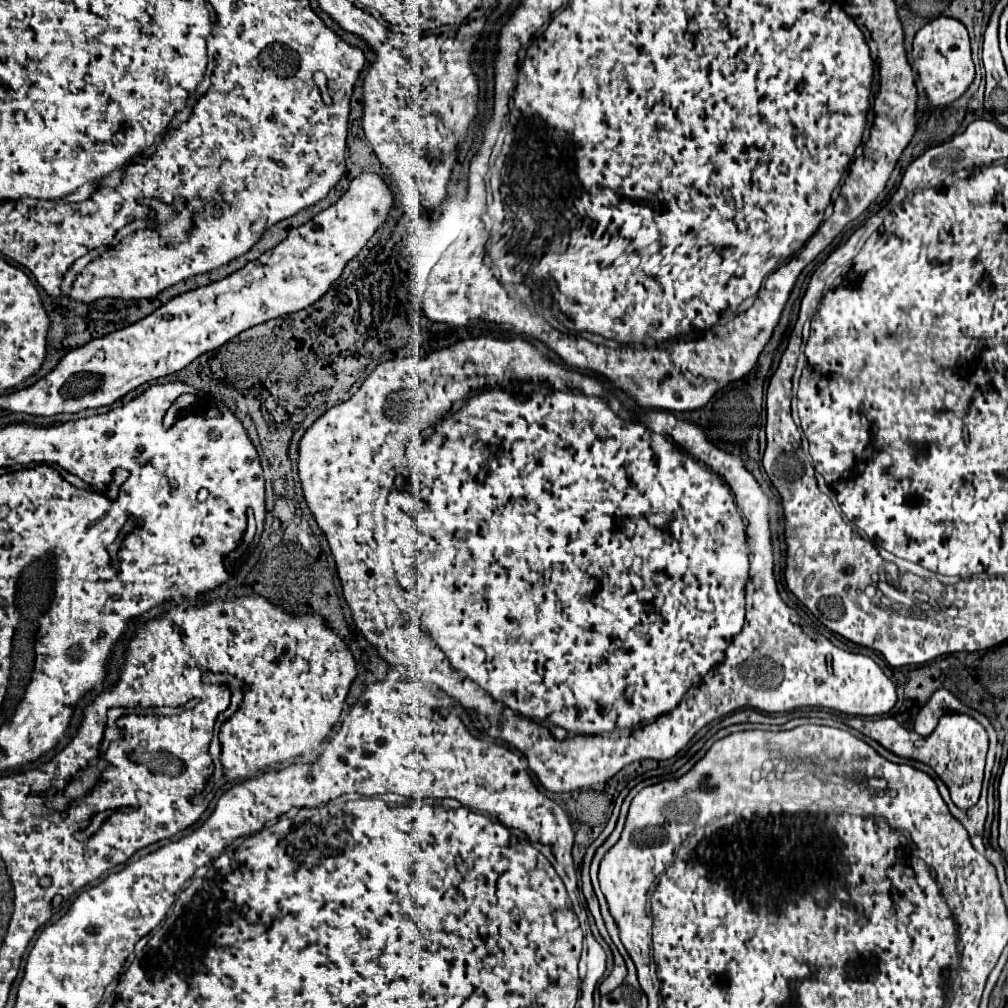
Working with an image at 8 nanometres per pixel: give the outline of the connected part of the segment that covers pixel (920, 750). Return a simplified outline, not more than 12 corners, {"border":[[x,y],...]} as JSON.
{"border":[[946,715],[926,739],[892,717],[860,731],[898,757],[930,765],[960,809],[978,803],[988,735]]}

